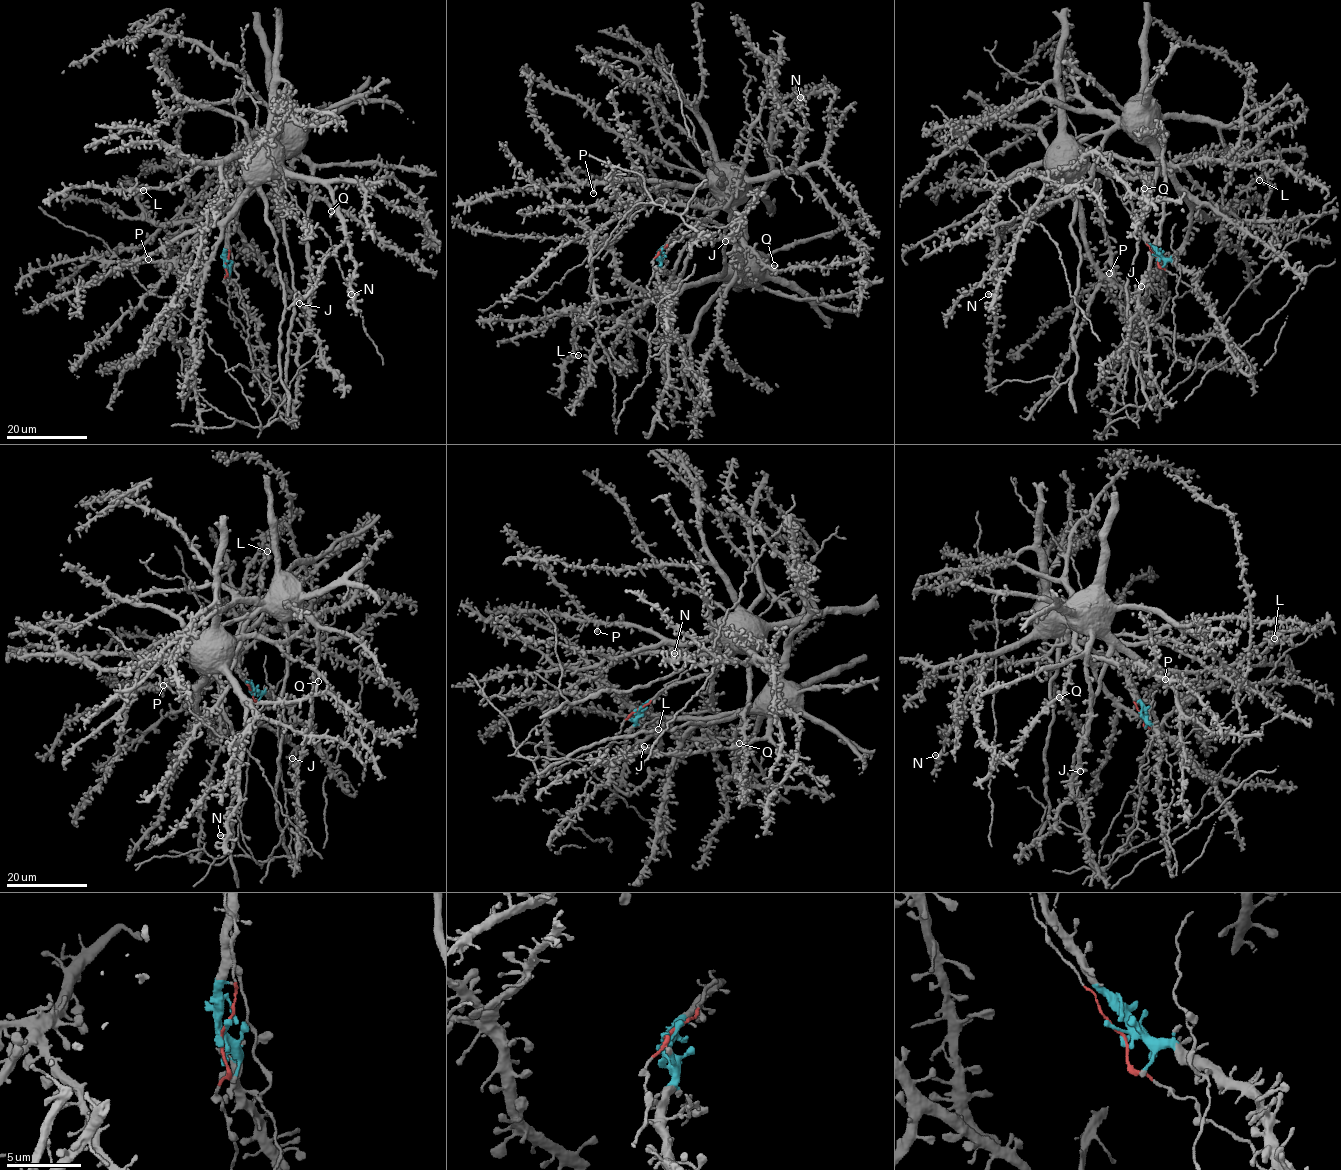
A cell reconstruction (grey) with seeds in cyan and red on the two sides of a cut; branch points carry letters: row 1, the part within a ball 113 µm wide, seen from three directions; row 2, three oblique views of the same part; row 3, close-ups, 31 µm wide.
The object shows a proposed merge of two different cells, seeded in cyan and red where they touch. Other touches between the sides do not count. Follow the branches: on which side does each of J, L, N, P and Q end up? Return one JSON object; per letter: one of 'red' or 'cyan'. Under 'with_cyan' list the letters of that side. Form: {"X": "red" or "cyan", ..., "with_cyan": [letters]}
{"J": "red", "L": "red", "N": "cyan", "P": "cyan", "Q": "cyan", "with_cyan": ["N", "P", "Q"]}

